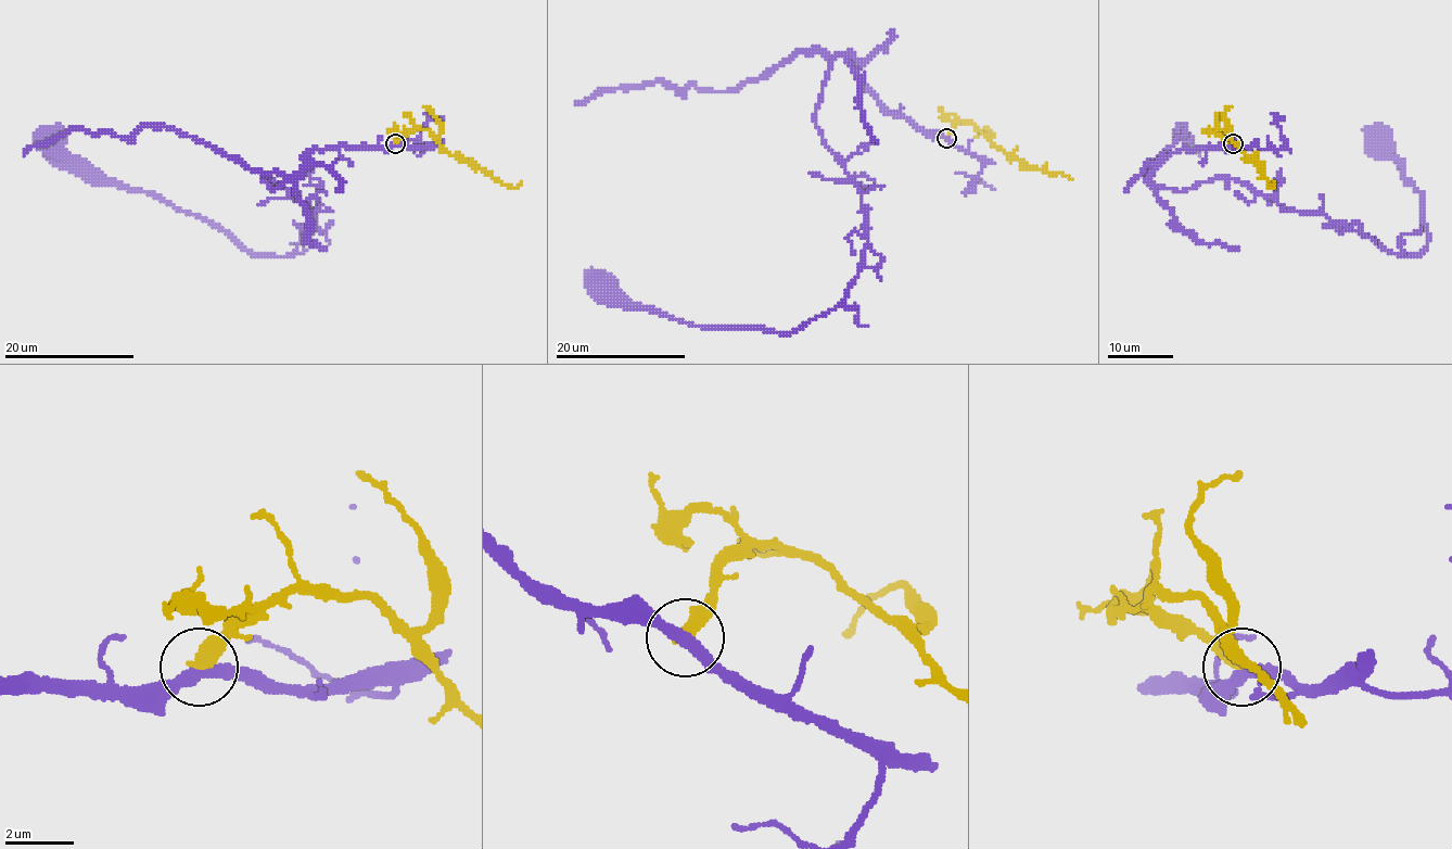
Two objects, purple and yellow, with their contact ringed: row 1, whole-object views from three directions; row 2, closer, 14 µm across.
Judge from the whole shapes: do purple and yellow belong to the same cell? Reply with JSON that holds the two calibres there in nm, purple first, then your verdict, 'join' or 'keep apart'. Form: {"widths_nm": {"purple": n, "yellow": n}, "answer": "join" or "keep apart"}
{"widths_nm": {"purple": 340, "yellow": 420}, "answer": "keep apart"}

